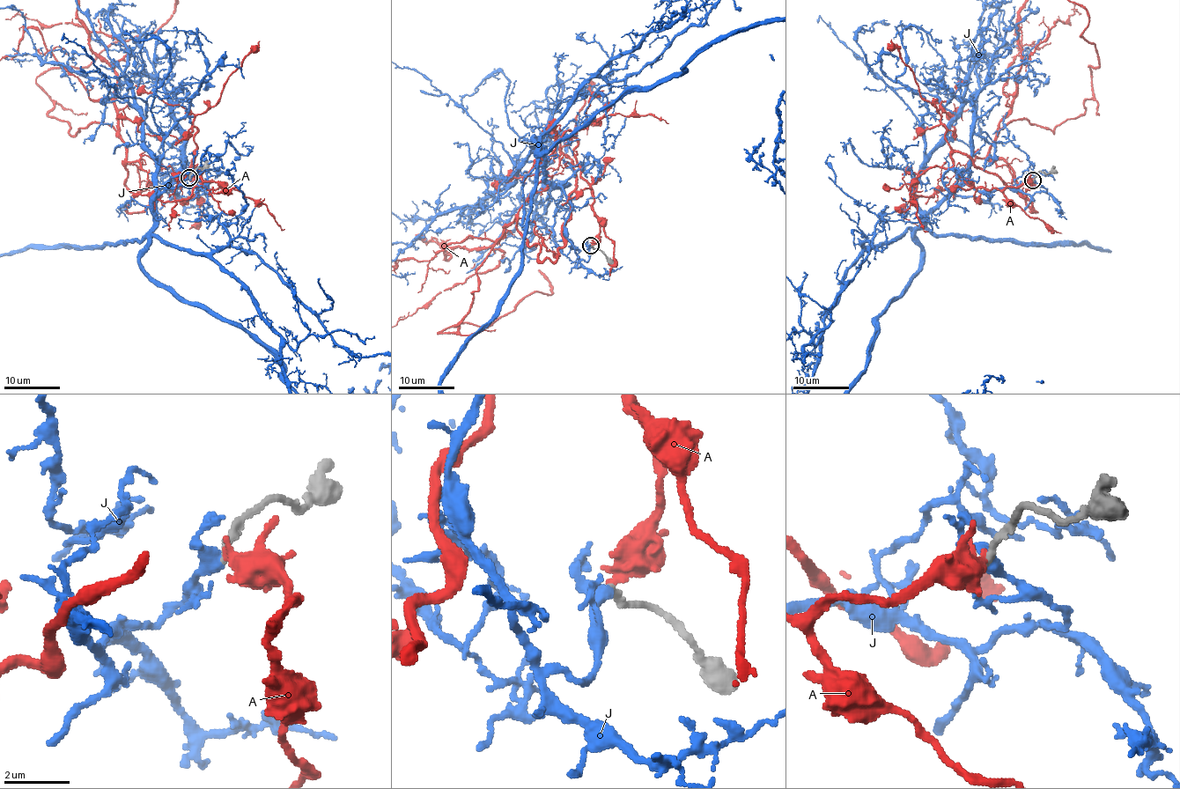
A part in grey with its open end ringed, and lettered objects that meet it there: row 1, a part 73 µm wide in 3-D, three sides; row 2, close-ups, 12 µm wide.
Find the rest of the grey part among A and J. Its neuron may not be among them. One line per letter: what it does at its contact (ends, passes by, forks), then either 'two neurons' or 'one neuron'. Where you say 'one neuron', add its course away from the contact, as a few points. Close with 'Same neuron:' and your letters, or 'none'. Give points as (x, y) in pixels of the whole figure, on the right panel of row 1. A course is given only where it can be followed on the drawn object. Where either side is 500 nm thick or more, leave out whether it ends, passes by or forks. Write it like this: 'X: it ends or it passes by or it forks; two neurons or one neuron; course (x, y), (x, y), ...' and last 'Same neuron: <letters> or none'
A: it ends; two neurons
J: it passes by; two neurons
Same neuron: none

